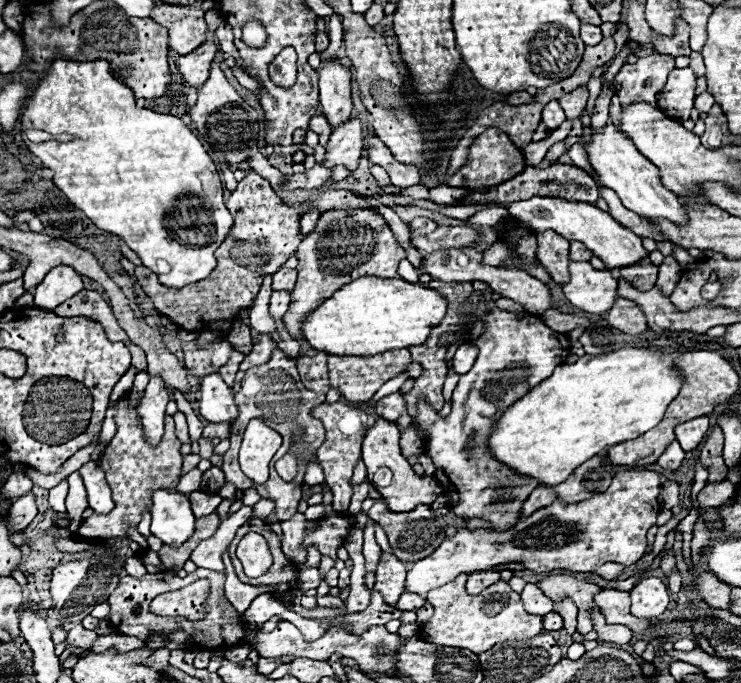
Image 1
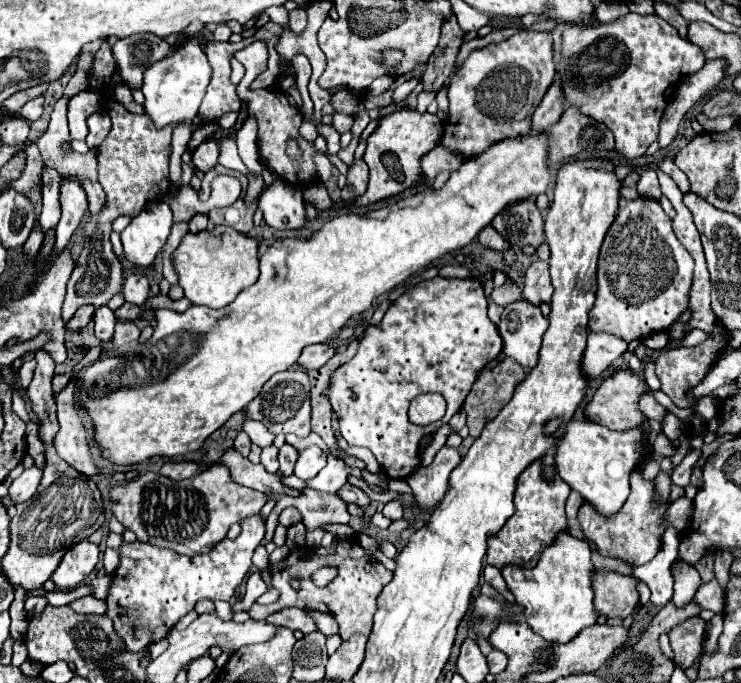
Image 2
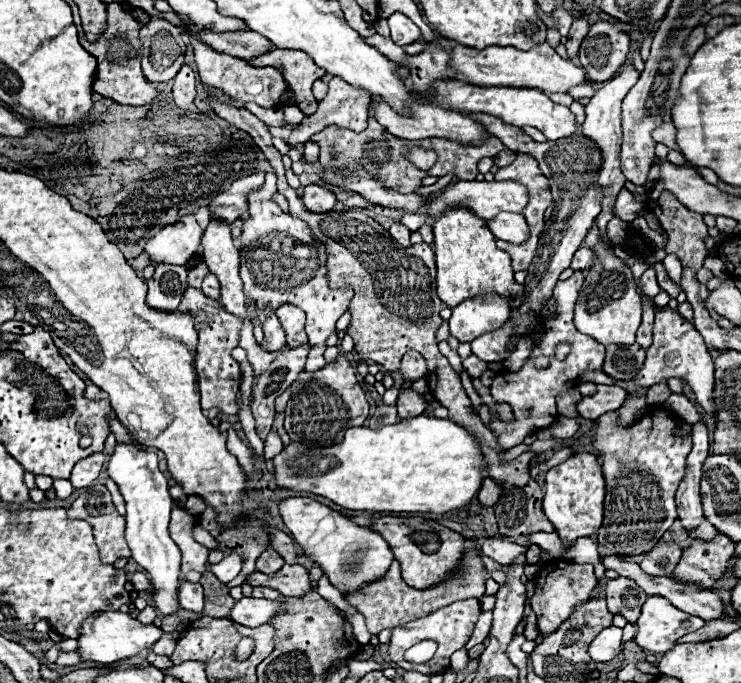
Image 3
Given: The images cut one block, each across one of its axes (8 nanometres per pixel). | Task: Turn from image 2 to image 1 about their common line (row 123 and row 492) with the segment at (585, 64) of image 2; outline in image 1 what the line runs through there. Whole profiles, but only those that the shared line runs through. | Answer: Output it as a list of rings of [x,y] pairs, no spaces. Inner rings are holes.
[[[622,470],[612,478],[612,484],[608,486],[606,492],[602,494],[594,494],[594,498],[582,500],[582,502],[574,502],[574,504],[566,504],[556,500],[554,504],[536,510],[534,514],[530,514],[528,518],[520,520],[514,530],[508,532],[490,532],[484,528],[478,528],[474,532],[462,528],[458,530],[458,534],[454,538],[446,538],[438,550],[434,550],[434,554],[420,558],[418,562],[414,562],[414,566],[408,570],[408,578],[406,578],[406,590],[416,592],[416,594],[428,594],[428,590],[432,590],[434,586],[442,586],[442,582],[450,582],[450,578],[456,578],[458,574],[466,572],[480,572],[480,570],[490,570],[492,566],[498,564],[508,564],[508,562],[520,562],[524,564],[528,570],[544,574],[556,568],[568,570],[568,572],[592,572],[594,568],[606,564],[606,562],[618,562],[624,566],[632,566],[636,564],[646,550],[646,532],[650,526],[656,524],[658,512],[660,512],[660,474],[652,472],[652,470]]]

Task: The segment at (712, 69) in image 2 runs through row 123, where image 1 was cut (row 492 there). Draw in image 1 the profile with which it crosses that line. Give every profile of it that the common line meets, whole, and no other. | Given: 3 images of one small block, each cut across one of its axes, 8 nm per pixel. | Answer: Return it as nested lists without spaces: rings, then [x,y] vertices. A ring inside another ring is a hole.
[[[666,480],[664,486],[662,486],[660,502],[662,502],[662,508],[668,508],[668,510],[678,506],[680,504],[680,484],[672,482],[672,480]]]

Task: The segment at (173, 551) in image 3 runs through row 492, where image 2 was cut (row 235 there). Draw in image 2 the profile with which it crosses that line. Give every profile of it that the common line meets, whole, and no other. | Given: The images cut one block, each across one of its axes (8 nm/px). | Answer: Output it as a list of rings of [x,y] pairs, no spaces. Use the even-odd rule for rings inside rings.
[[[164,202],[150,206],[142,210],[138,216],[134,216],[132,222],[120,234],[128,260],[140,266],[150,266],[156,254],[166,244],[170,228],[172,228],[172,212]]]

